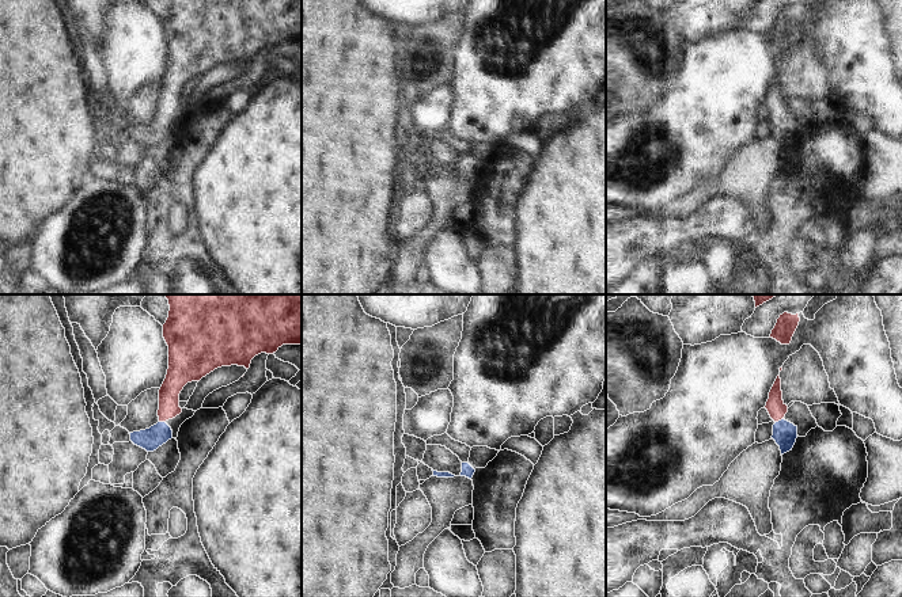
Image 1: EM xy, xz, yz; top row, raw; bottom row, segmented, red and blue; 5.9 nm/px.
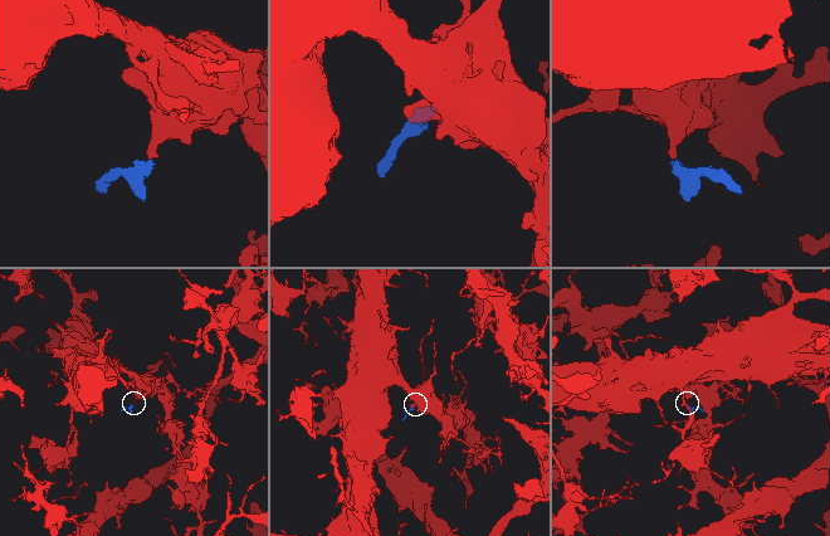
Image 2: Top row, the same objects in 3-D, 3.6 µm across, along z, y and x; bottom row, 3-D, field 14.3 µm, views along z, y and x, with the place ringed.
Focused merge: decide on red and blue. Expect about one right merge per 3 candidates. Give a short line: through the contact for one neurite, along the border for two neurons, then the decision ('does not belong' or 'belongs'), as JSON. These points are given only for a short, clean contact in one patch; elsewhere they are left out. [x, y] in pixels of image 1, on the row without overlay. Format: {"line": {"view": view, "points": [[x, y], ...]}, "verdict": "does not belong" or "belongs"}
{"line": {"view": "yz", "points": [[774, 101], [779, 116], [784, 129]]}, "verdict": "belongs"}

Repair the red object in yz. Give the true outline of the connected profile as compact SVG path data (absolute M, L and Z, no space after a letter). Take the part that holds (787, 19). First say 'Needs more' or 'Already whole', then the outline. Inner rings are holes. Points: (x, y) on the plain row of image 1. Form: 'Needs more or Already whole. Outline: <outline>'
Already whole. Outline: M784 8L777 15L777 19L772 26L772 30L769 34L776 35L781 41L789 41L799 22L799 18L800 18L799 9L792 11L792 9Z

